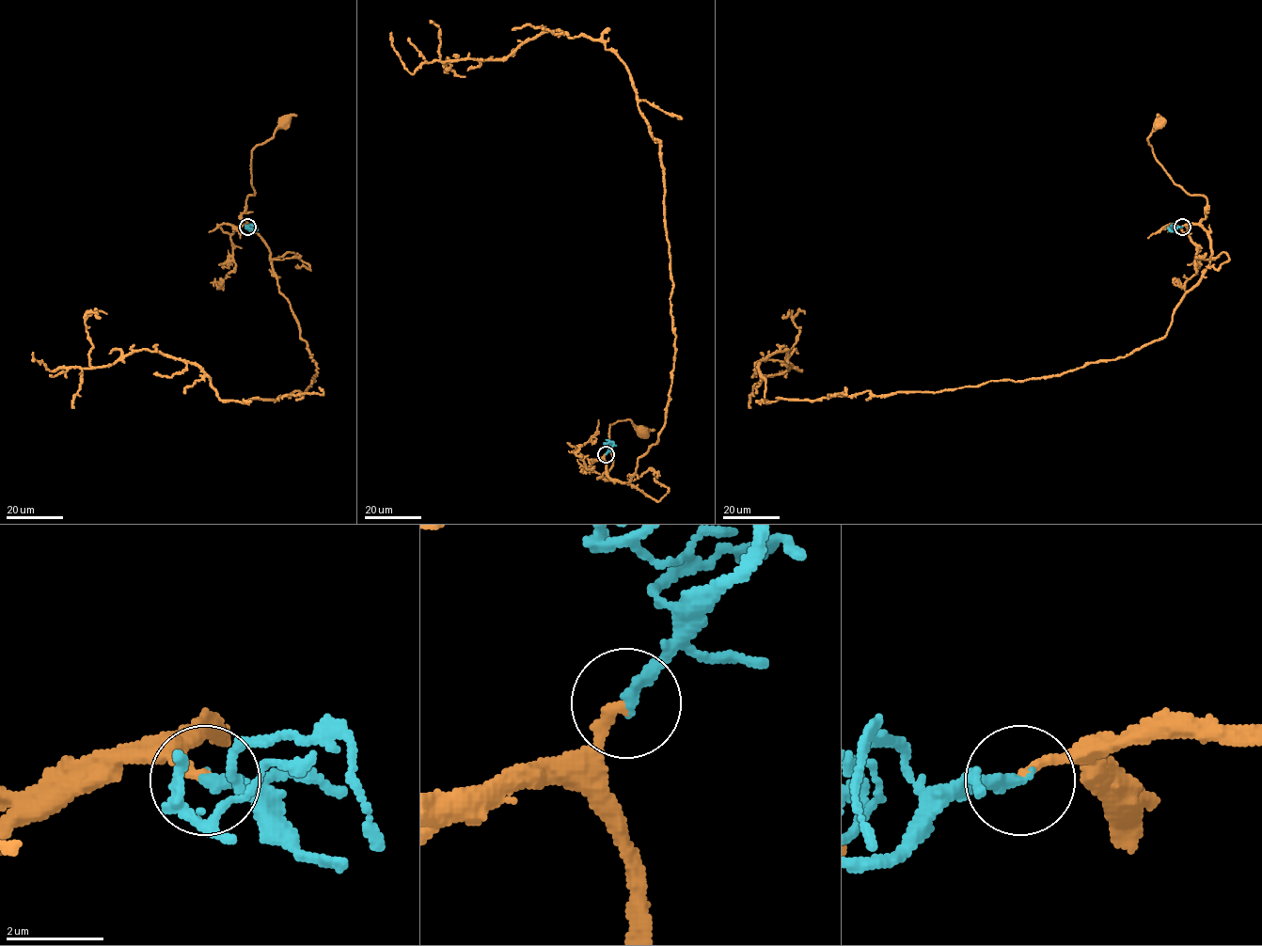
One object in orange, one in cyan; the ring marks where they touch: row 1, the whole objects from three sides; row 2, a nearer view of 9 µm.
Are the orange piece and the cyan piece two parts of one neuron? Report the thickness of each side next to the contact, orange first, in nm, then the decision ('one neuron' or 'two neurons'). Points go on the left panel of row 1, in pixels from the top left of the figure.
220/240 nm | one neuron

